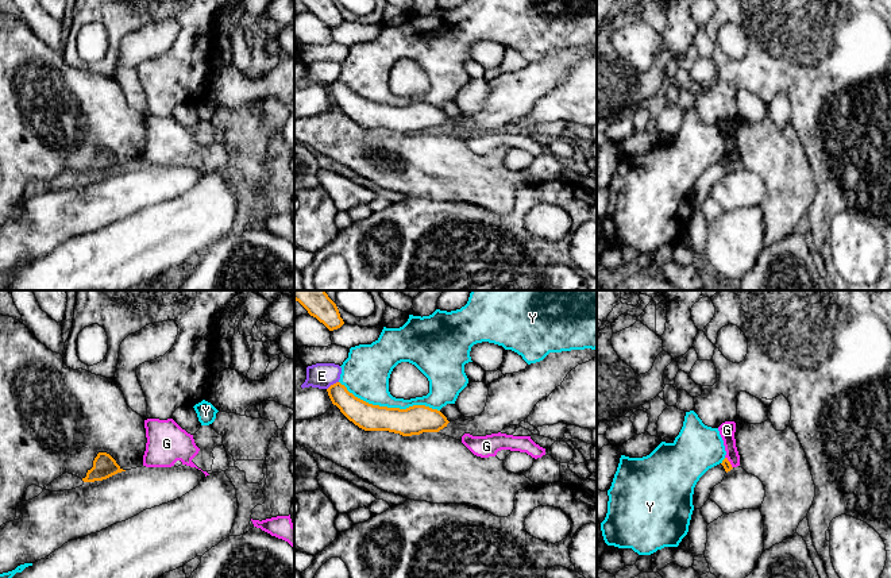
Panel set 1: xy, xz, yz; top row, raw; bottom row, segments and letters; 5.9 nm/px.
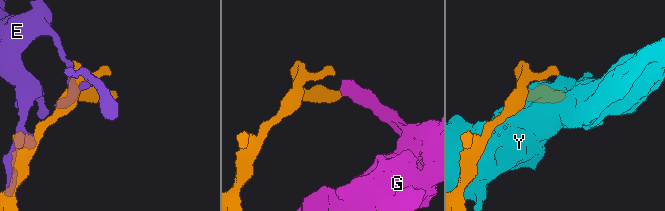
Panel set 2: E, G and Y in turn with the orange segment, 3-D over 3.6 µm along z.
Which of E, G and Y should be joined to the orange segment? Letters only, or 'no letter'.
no letter

